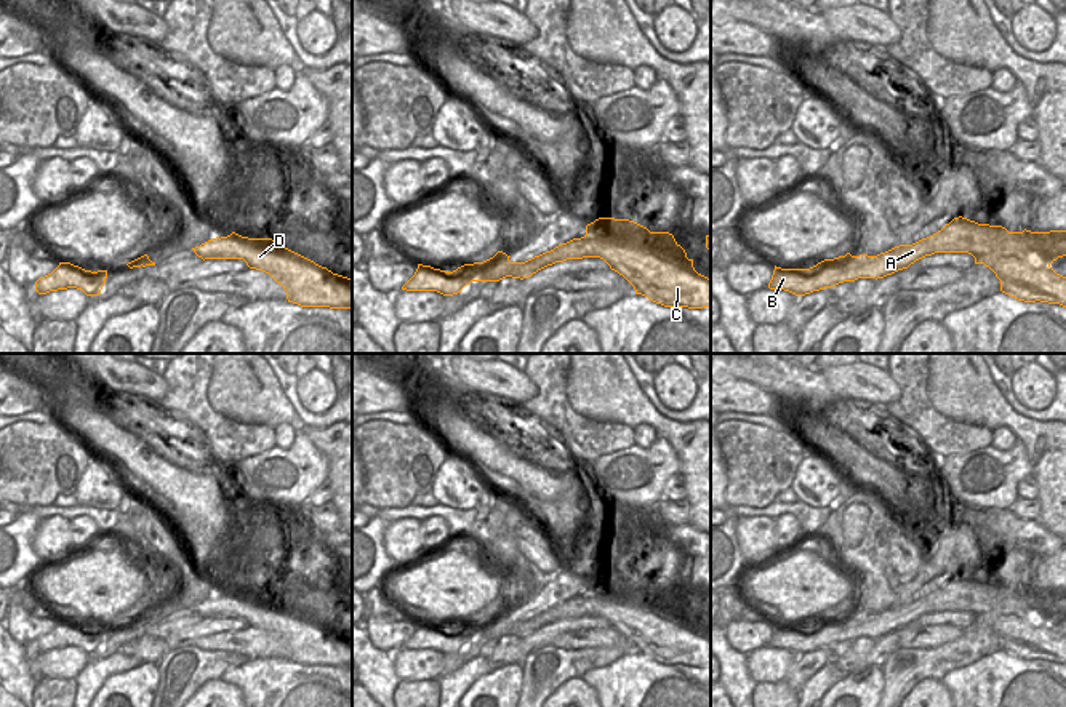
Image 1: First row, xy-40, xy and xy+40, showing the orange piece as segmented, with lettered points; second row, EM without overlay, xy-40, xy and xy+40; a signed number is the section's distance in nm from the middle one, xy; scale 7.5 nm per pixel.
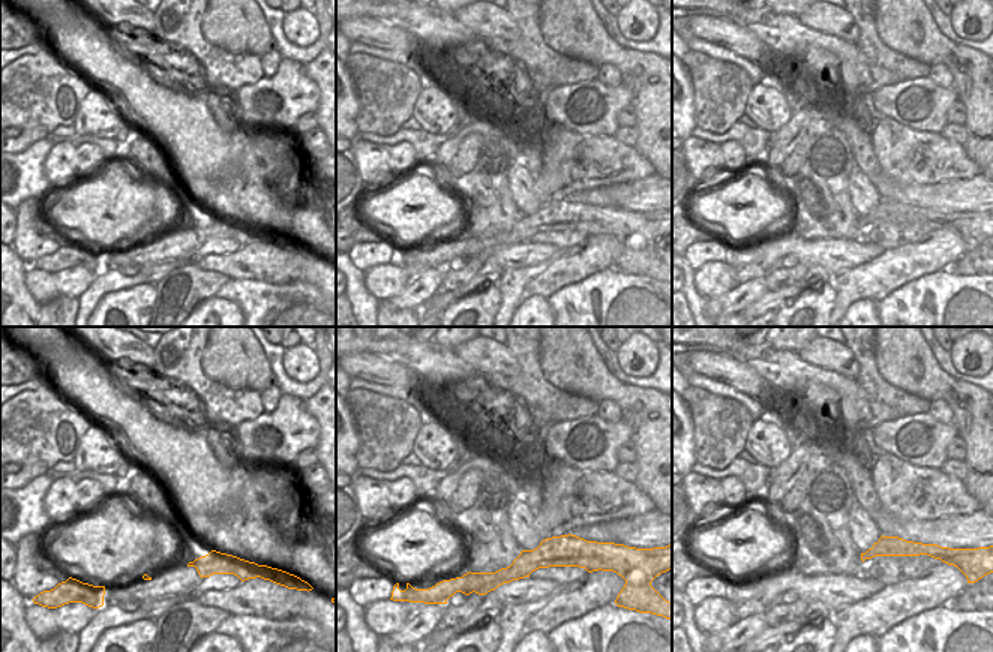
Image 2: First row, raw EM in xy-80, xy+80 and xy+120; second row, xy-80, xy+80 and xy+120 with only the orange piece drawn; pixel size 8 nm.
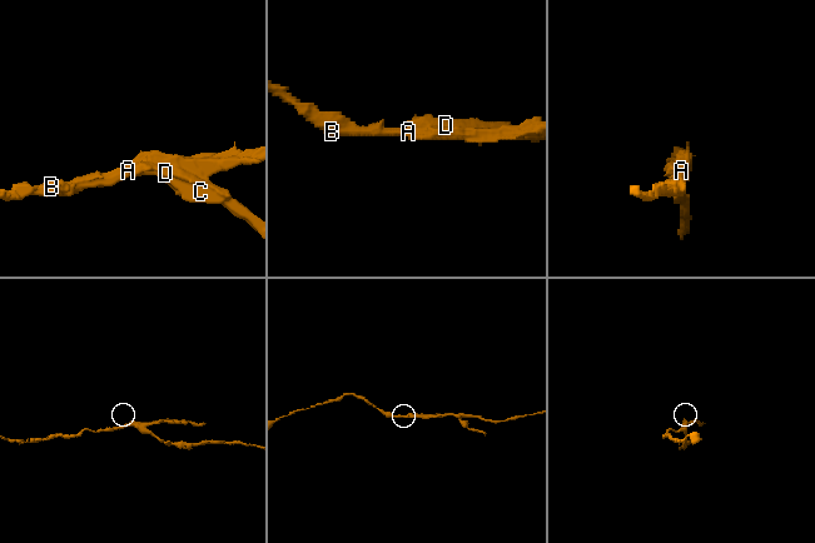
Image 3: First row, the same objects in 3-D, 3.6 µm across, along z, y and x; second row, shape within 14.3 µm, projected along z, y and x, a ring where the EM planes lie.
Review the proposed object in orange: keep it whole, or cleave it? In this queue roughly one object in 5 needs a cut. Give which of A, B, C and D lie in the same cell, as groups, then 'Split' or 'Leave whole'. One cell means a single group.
Groups: A B / C D. Split.

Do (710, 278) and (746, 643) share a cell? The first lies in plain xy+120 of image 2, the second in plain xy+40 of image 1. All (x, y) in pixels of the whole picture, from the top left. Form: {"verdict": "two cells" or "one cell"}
{"verdict": "two cells"}

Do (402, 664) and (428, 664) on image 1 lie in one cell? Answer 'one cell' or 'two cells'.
one cell

